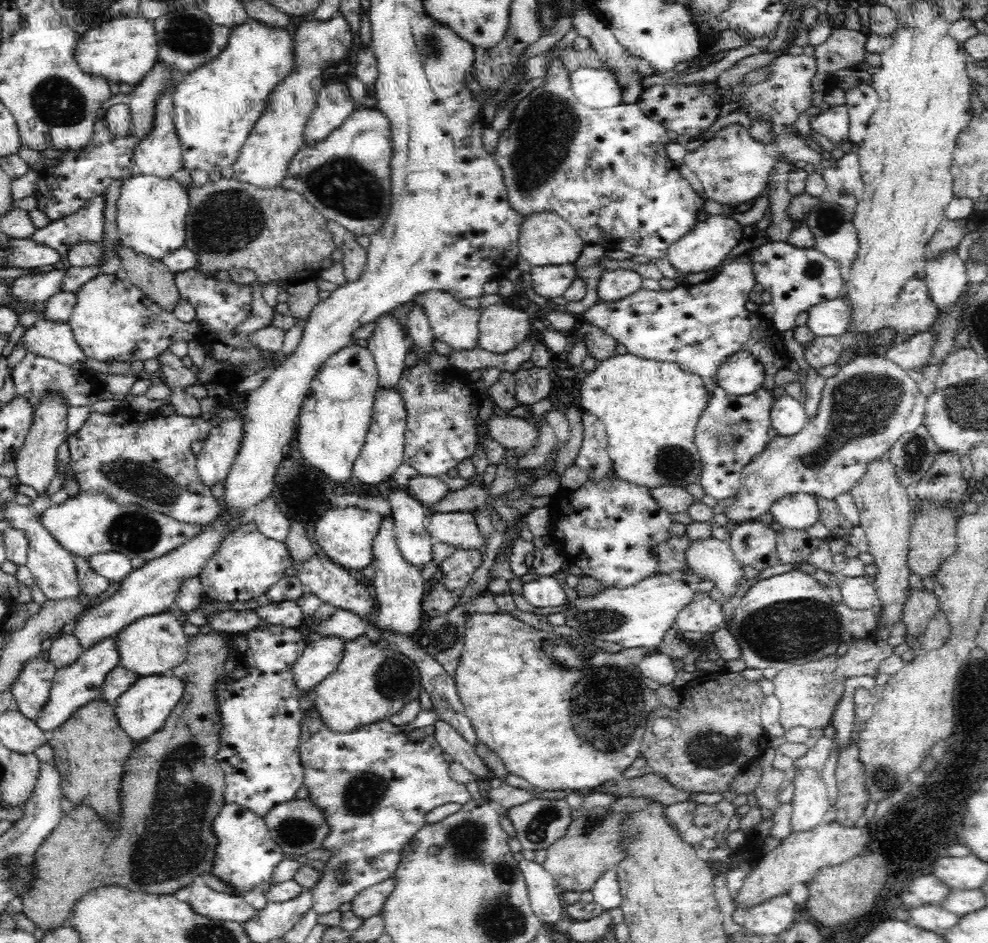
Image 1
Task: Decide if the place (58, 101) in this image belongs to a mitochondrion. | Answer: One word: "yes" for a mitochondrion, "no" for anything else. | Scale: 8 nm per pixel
yes

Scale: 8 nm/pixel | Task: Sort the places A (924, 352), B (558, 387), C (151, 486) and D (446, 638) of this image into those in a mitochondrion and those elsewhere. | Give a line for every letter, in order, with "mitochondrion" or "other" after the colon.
A: other
B: other
C: mitochondrion
D: mitochondrion

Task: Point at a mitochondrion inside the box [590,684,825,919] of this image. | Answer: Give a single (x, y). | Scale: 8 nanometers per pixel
(710, 750)

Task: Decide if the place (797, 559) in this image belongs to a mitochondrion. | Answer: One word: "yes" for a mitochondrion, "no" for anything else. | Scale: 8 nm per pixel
no

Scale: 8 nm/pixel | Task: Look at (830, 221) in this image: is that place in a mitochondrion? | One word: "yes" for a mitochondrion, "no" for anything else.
yes

